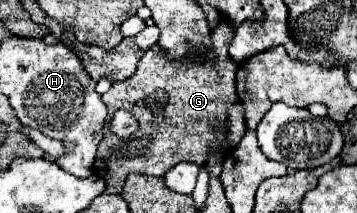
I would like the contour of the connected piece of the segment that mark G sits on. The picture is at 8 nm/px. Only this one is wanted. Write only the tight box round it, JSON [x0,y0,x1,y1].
[94,20,238,194]

